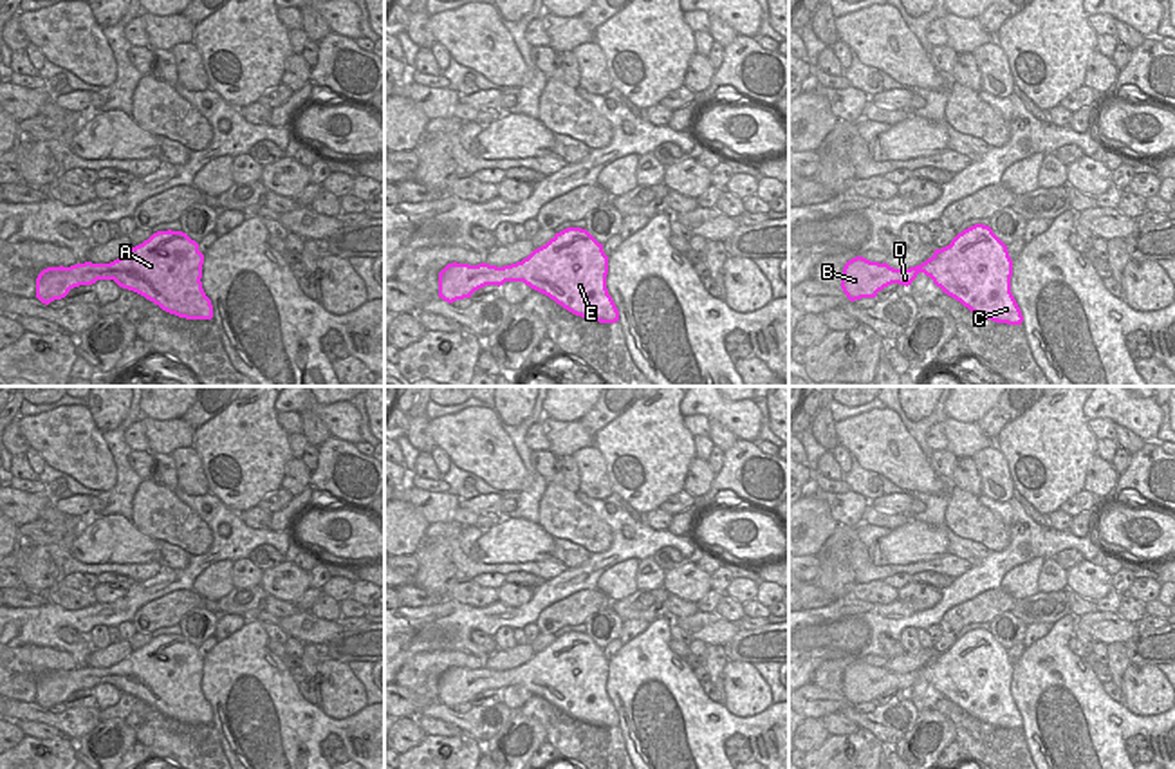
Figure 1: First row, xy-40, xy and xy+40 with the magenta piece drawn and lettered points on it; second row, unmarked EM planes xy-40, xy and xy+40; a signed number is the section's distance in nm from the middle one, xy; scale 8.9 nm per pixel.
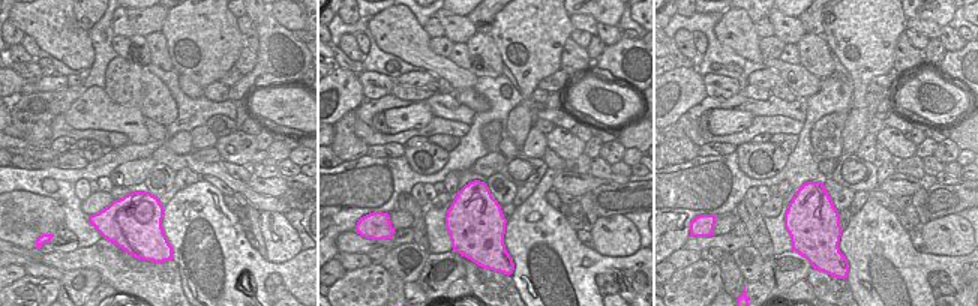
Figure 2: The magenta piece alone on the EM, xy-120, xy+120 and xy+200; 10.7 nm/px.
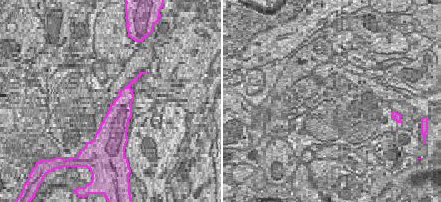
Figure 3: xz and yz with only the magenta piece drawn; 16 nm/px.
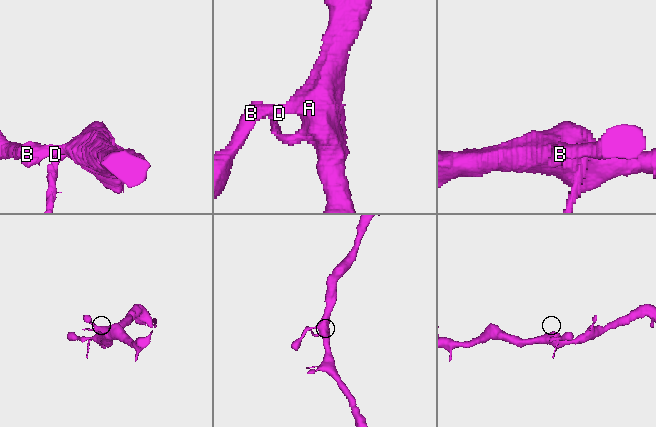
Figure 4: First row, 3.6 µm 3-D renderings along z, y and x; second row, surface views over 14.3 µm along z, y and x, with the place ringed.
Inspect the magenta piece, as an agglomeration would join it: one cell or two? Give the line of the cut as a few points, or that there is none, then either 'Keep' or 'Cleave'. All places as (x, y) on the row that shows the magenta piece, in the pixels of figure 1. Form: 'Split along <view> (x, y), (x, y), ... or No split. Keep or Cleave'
No split. Keep.

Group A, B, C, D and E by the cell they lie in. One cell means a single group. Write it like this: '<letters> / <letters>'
A B C D E

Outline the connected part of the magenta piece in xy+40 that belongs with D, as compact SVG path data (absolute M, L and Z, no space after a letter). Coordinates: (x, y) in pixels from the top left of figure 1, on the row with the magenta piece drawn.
M984 224L964 229L949 246L910 269L856 256L843 267L841 289L850 301L875 298L892 283L911 285L919 273L982 318L1007 325L1023 321L1011 292L1013 260L1007 246Z

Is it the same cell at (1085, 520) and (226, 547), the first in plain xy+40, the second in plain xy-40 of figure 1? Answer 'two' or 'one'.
two

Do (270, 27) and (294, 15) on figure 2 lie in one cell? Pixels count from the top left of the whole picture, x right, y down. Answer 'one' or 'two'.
two

